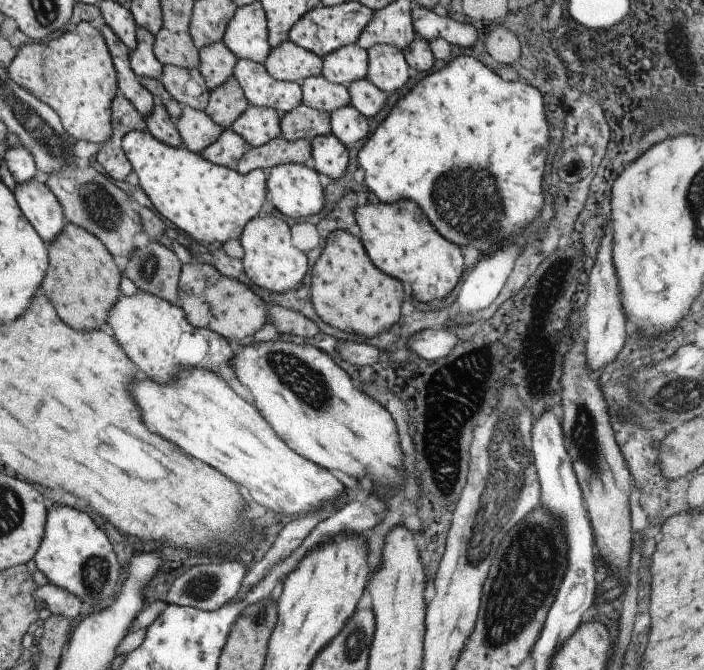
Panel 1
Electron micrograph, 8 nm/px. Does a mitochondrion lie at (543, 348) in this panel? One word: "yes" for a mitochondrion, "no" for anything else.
yes

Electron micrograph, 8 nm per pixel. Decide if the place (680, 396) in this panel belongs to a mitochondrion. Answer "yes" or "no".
yes

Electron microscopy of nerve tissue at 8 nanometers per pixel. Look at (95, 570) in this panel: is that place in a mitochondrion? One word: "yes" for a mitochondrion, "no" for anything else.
yes

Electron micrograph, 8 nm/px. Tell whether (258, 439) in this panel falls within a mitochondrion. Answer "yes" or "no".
yes

